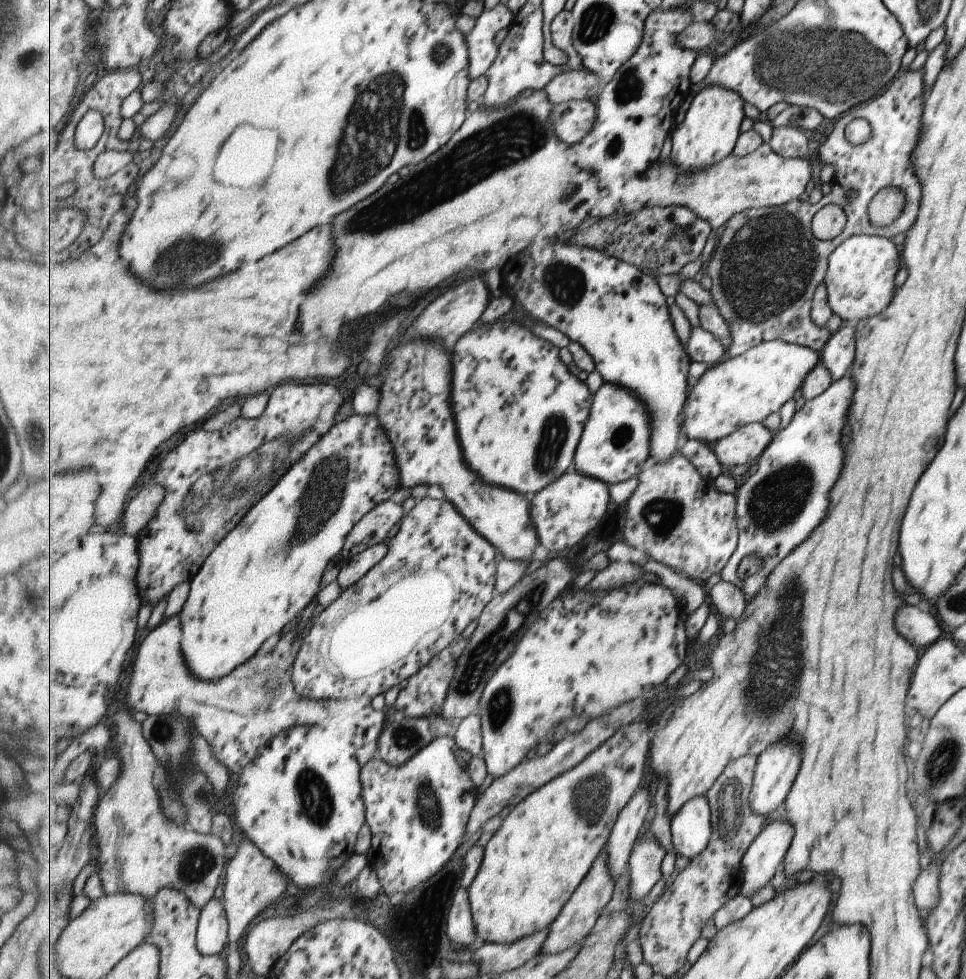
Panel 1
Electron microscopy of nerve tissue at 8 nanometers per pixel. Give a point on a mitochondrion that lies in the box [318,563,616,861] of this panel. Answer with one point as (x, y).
(510, 625)

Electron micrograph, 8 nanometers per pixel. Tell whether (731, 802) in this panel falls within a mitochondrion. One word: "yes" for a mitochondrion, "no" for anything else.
yes

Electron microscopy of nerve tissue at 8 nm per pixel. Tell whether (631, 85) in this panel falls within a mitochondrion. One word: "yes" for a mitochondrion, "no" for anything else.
yes

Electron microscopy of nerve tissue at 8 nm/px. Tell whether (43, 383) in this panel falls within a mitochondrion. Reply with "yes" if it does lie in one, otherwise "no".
no

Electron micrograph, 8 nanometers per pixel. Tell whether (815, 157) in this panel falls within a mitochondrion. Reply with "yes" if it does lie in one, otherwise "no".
no

